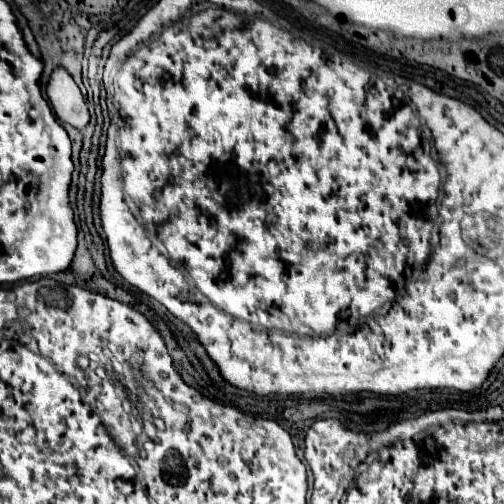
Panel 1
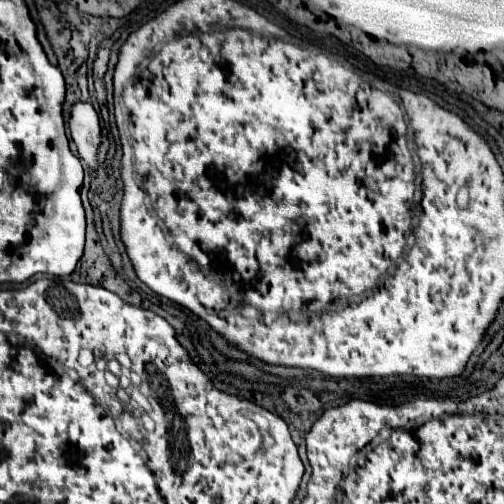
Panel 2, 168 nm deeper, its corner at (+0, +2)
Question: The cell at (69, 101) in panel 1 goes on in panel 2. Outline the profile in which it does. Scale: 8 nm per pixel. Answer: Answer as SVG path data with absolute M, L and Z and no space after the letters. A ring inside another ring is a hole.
M77 102L71 110L69 118L71 126L71 138L77 146L77 152L81 160L91 168L91 172L97 170L97 150L101 146L101 126L99 116L91 102Z

